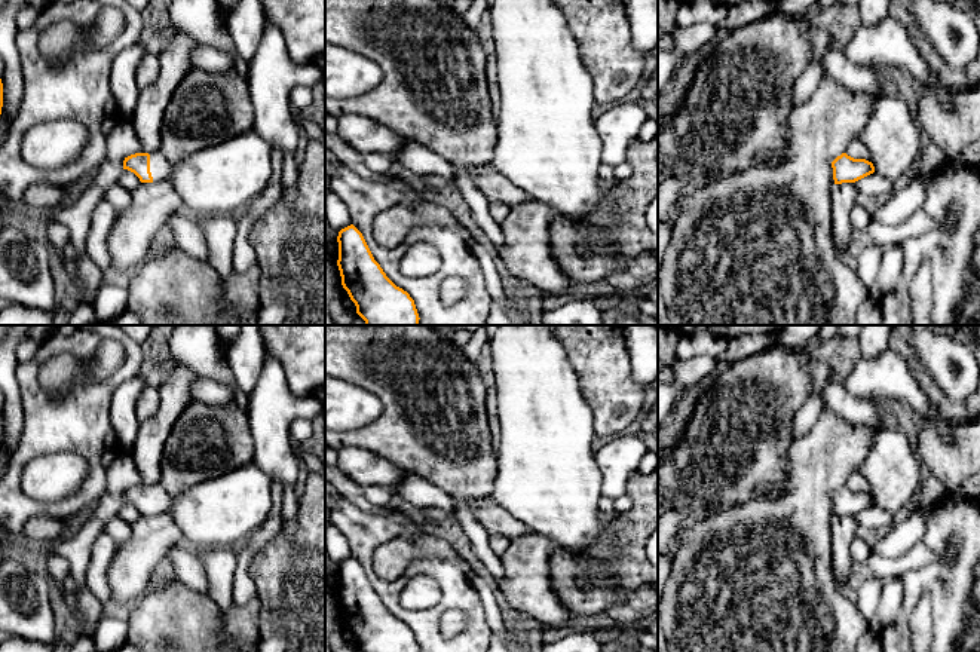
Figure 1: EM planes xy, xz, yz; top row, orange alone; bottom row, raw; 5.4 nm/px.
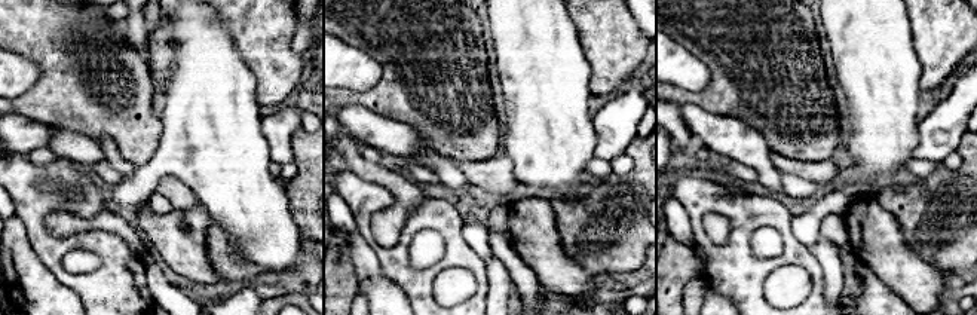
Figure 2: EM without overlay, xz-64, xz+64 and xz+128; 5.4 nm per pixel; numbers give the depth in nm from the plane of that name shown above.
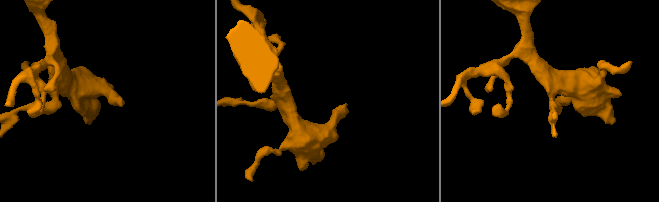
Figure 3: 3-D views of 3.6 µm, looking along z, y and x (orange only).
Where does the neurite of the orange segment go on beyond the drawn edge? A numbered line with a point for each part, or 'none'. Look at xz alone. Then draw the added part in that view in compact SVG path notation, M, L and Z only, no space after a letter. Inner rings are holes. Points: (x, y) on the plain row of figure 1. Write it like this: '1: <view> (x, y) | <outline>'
none

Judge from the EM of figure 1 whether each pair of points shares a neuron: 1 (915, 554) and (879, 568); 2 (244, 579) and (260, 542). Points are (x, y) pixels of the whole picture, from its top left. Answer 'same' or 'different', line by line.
1: same
2: same

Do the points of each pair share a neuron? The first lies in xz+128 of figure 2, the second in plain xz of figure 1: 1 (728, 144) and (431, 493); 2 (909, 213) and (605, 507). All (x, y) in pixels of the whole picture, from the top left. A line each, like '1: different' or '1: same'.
1: different
2: different

